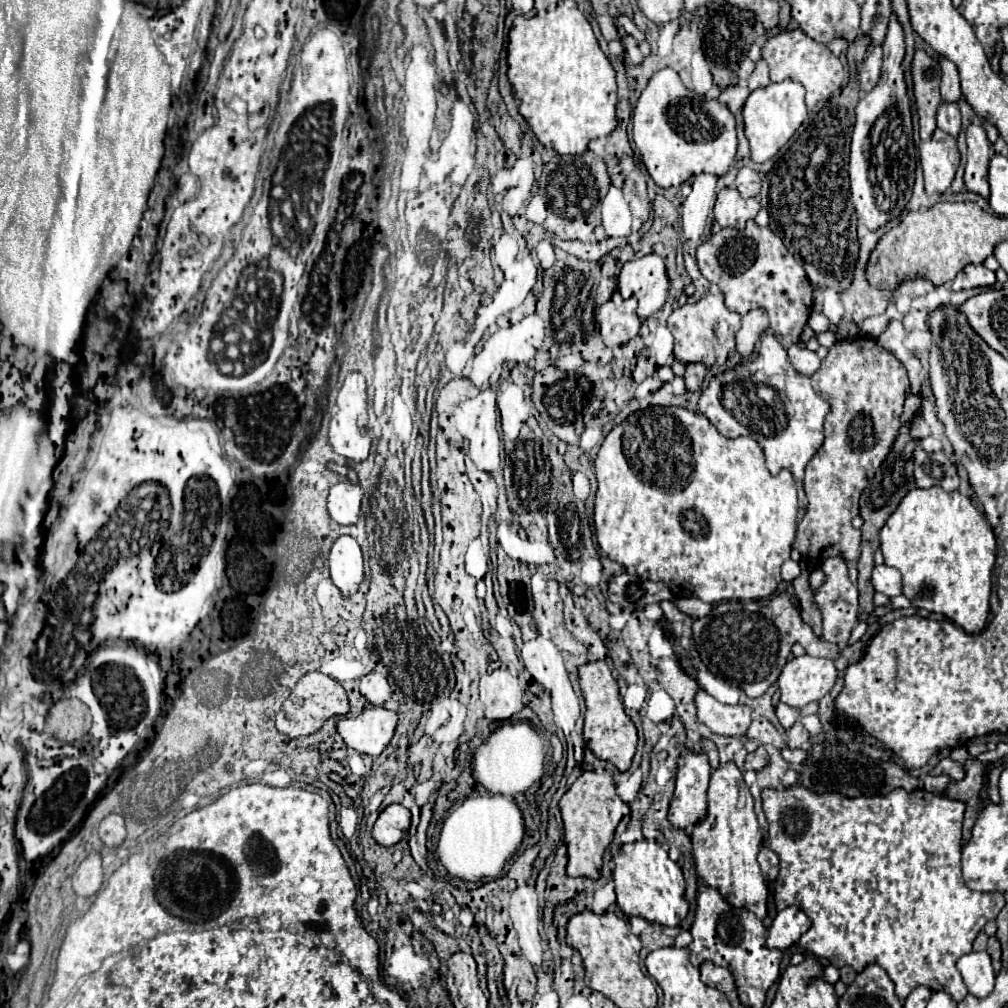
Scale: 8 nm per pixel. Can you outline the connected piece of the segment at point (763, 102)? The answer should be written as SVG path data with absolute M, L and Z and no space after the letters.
M794 81L770 83L764 89L756 89L748 95L744 103L744 131L750 141L750 153L756 163L766 163L772 159L780 147L784 147L796 129L808 117L808 109L804 103L804 87Z

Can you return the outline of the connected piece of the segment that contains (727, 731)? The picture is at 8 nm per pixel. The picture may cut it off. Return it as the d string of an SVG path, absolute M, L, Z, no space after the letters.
M706 691L696 693L698 719L710 727L712 733L742 737L752 723L752 709L746 705L724 705Z

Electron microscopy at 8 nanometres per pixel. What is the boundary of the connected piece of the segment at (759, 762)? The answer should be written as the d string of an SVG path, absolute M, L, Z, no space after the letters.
M760 745L754 753L748 753L746 763L744 763L744 769L746 769L746 771L748 771L748 769L760 771L760 769L764 769L766 765L768 765L768 753L766 753L766 749Z

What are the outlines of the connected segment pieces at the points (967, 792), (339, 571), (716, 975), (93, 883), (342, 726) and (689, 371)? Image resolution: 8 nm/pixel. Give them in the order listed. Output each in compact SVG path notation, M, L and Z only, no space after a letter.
M958 747L950 753L952 759L964 763L966 767L966 777L962 781L950 781L950 785L946 787L946 797L950 799L958 799L968 803L968 809L964 813L964 827L962 827L962 837L964 843L968 843L968 837L972 837L972 825L976 823L976 817L982 809L982 799L980 799L980 791L984 787L984 773L990 767L990 763L984 761L974 761L966 747Z
M344 535L336 539L328 555L328 567L334 585L340 589L344 597L358 593L364 581L364 559L360 545L354 537Z
M704 963L700 965L700 973L702 973L702 981L710 987L716 987L718 991L722 993L736 991L736 981L728 969L716 967L714 963Z
M90 855L80 863L76 873L72 875L72 889L78 897L88 899L96 895L96 891L102 885L102 861L100 855Z
M366 707L358 717L342 717L336 729L350 749L362 755L378 757L390 745L396 725L396 711L384 707Z
M688 363L686 365L686 373L684 373L686 389L688 391L700 389L702 387L702 381L704 381L704 373L706 373L706 367L702 363Z

